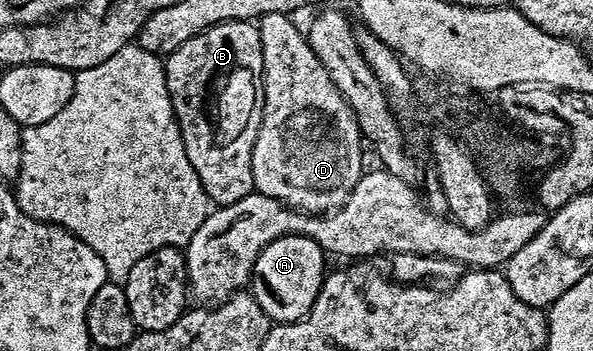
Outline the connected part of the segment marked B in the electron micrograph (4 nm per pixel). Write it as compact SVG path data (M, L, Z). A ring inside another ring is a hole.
M255 22L246 23L219 23L218 26L212 27L209 31L203 31L198 37L190 37L190 41L186 41L186 45L182 45L178 50L173 51L167 56L164 64L164 72L166 73L166 81L168 82L168 92L172 94L172 108L175 111L175 117L179 121L180 132L183 137L183 144L186 145L186 153L190 159L190 163L194 165L194 169L199 171L199 180L202 181L203 189L208 195L209 202L215 206L224 206L240 201L242 197L253 194L255 187L253 185L253 164L256 162L256 150L259 142L259 134L262 130L264 121L262 115L264 113L264 102L266 96L264 93L264 62L262 61L262 41L260 40L260 29ZM184 63L192 63L192 72L188 75L188 80L184 83ZM218 83L232 83L230 89L220 95L218 103L212 103L212 99L216 99L216 85Z

